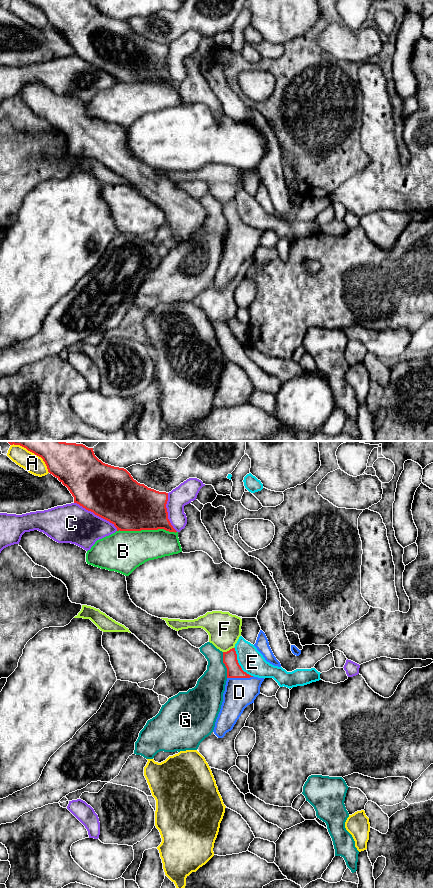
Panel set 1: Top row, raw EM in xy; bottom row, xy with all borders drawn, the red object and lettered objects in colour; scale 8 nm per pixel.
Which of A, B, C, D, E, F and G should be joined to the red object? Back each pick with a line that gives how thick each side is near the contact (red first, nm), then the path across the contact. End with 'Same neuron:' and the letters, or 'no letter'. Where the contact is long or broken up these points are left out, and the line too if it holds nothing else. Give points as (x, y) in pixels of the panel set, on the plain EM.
D: 120 nm thick on the red side, 240 nm on the other
Same neuron: D

